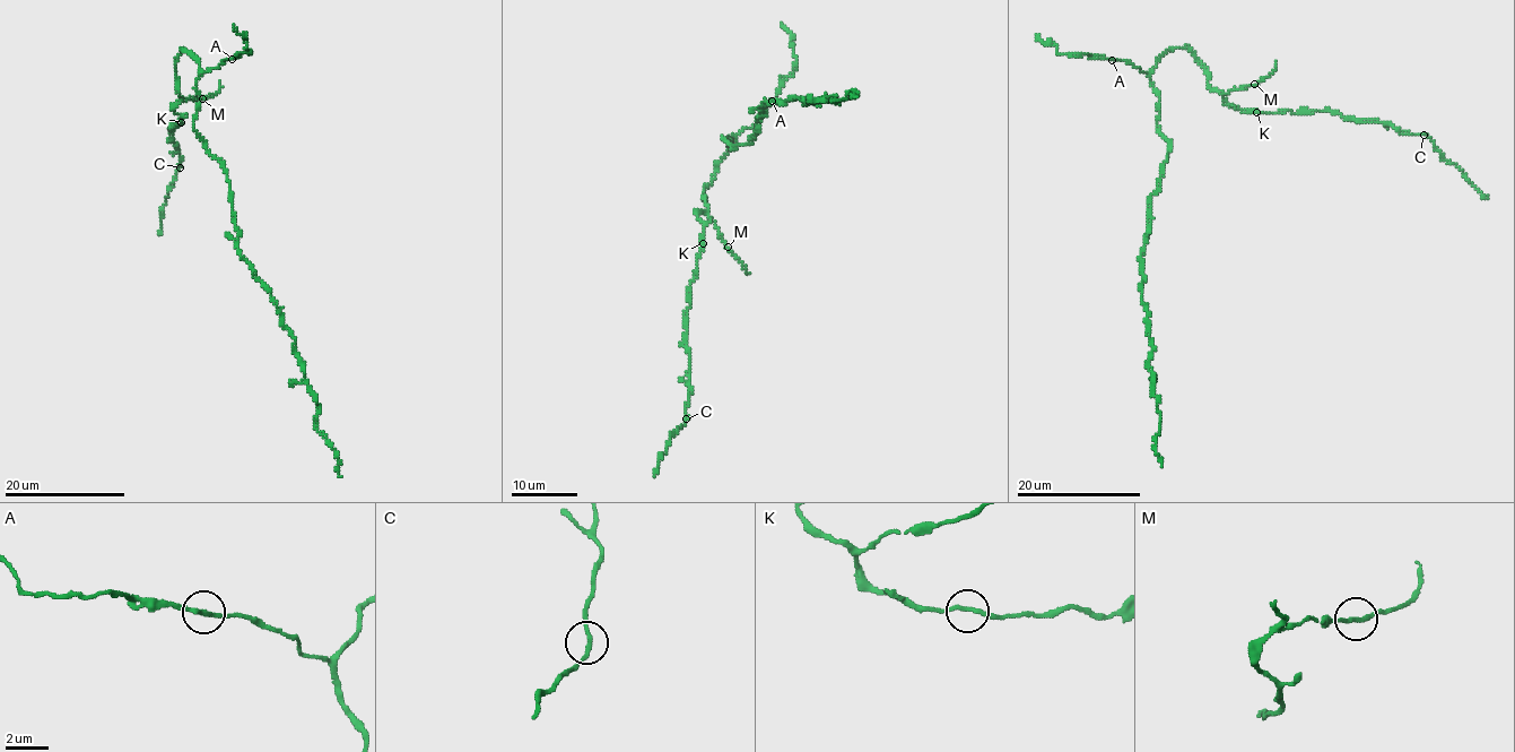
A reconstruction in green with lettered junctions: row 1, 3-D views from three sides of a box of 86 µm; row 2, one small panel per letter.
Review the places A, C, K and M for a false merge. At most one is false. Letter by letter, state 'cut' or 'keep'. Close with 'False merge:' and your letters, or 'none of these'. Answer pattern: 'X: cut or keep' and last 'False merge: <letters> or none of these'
A: keep
C: keep
K: keep
M: keep
False merge: none of these

